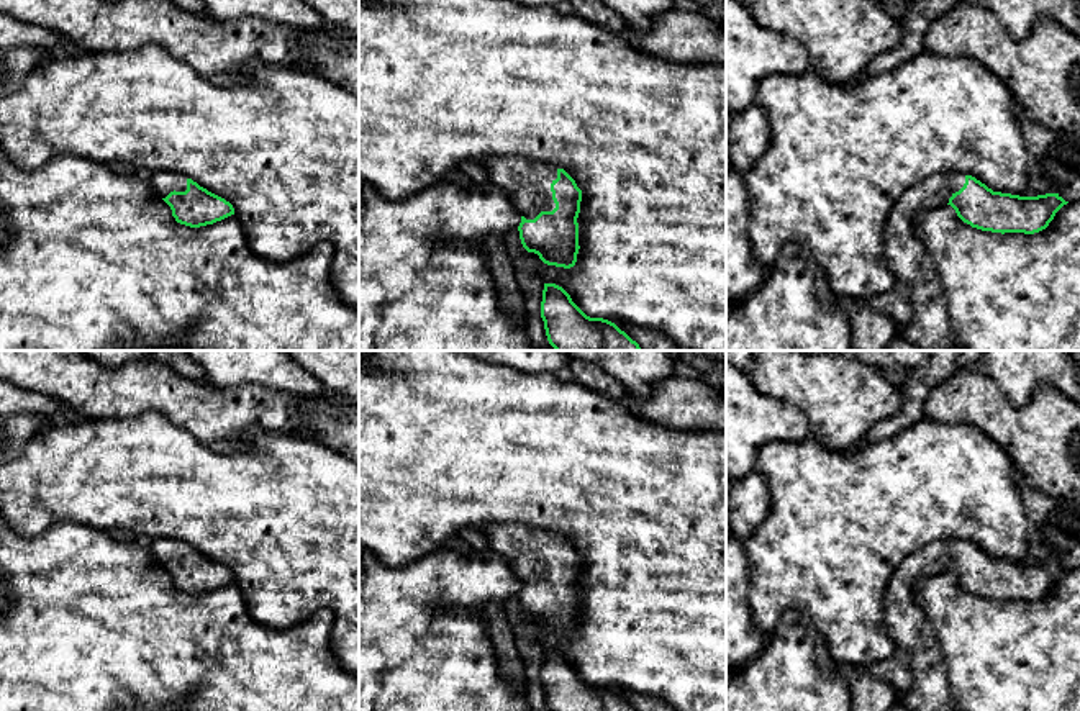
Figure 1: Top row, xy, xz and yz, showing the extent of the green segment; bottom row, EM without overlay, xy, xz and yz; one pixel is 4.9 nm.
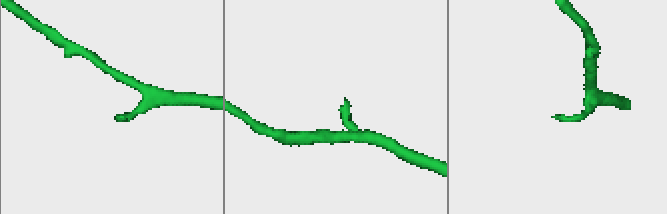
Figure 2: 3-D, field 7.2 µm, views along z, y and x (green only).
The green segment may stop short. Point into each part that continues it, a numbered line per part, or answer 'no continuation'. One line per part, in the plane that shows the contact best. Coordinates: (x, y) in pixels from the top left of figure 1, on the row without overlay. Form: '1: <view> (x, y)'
1: xz (528, 549)

